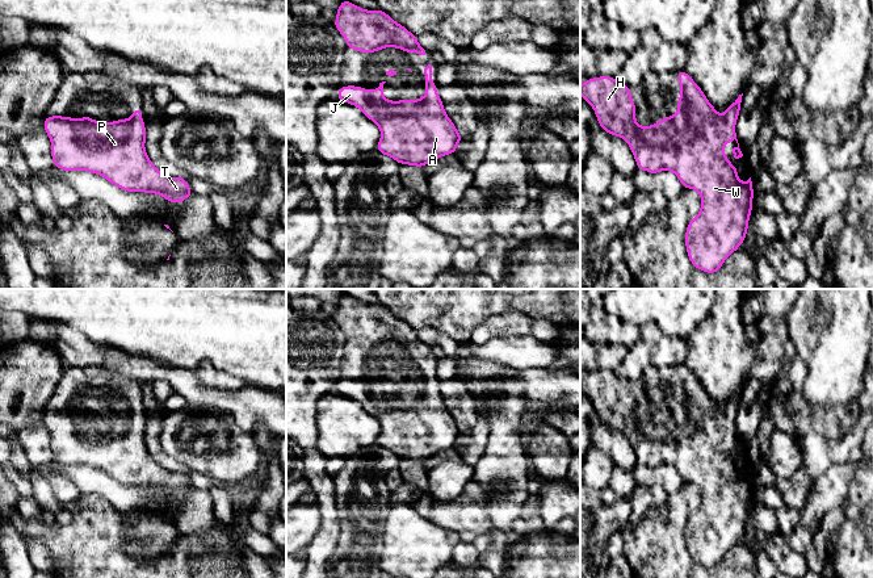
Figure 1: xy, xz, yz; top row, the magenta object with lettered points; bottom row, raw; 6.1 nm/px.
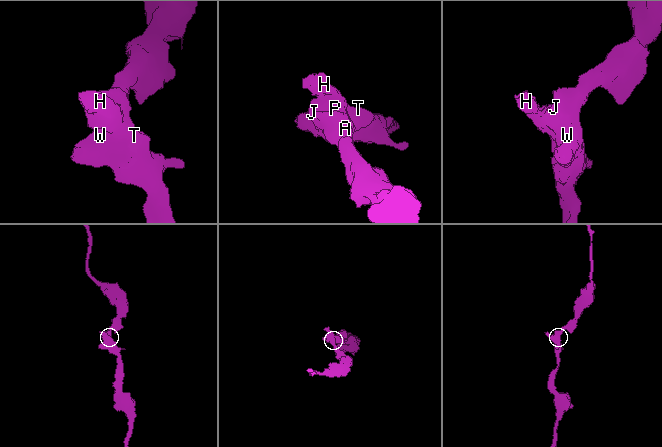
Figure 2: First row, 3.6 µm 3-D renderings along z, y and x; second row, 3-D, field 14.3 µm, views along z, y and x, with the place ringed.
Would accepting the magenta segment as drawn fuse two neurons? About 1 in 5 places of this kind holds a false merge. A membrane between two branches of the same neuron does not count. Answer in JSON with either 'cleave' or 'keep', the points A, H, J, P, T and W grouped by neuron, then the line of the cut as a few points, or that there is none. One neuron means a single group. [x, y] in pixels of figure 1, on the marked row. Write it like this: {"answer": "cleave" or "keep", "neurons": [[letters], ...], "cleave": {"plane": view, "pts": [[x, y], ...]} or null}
{"answer": "keep", "neurons": [["A", "H", "J", "P", "T", "W"]], "cleave": null}

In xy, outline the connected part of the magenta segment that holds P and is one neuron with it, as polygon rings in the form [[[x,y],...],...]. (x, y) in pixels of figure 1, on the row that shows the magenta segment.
[[[142,109],[131,114],[113,122],[95,121],[89,116],[45,117],[54,167],[88,171],[122,190],[156,193],[176,205],[194,194],[184,176],[169,177],[154,166],[144,148]]]

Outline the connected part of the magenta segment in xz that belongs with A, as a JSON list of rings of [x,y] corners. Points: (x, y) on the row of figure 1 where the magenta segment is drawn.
[[[435,63],[421,71],[427,93],[417,100],[386,100],[383,84],[373,91],[362,85],[341,85],[337,100],[357,106],[381,130],[377,151],[399,164],[424,167],[456,152],[462,135],[448,117],[432,79]]]

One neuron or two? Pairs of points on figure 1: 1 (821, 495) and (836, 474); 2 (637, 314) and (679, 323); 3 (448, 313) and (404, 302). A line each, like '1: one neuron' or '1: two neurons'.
1: one neuron
2: one neuron
3: one neuron

